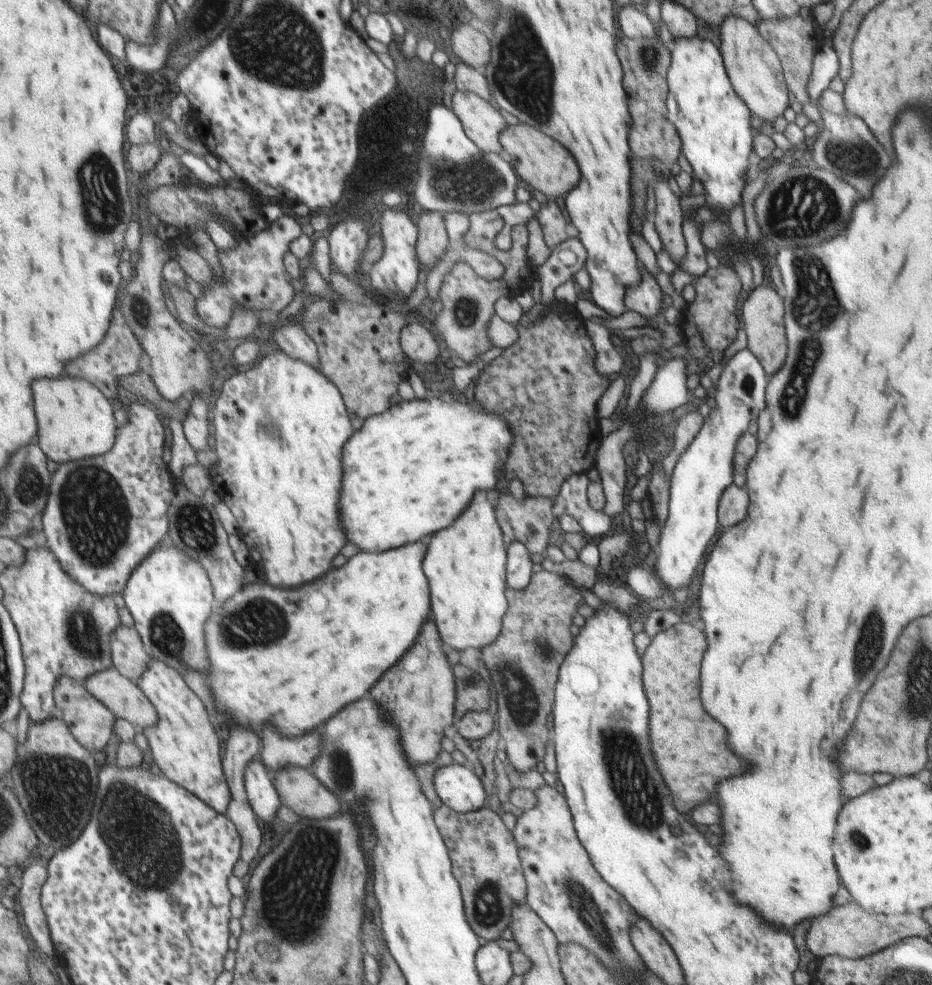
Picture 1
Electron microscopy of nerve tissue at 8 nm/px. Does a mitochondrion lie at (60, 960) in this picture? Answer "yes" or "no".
no

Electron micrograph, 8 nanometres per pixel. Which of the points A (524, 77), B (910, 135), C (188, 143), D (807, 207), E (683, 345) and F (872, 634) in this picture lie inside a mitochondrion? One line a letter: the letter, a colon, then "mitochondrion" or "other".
A: mitochondrion
B: mitochondrion
C: other
D: mitochondrion
E: other
F: mitochondrion

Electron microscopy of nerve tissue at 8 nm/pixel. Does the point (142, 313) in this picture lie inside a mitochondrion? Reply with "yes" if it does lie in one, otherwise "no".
yes

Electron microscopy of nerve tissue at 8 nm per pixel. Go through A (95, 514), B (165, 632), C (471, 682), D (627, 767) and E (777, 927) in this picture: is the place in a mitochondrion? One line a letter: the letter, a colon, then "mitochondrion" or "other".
A: mitochondrion
B: mitochondrion
C: mitochondrion
D: mitochondrion
E: other

